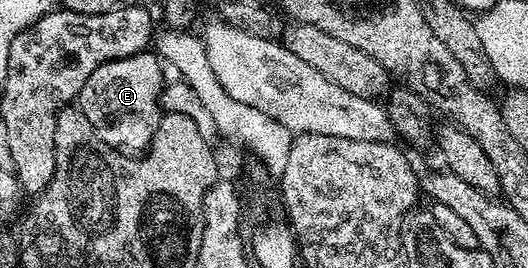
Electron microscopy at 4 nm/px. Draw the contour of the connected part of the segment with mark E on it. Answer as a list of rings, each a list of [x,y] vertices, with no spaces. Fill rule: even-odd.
[[[146,50],[99,66],[99,70],[95,70],[95,74],[91,74],[87,82],[83,82],[83,90],[79,90],[75,104],[80,108],[83,118],[87,118],[91,126],[95,126],[95,134],[99,134],[99,138],[103,138],[107,146],[125,156],[140,157],[148,152],[149,143],[155,138],[155,130],[163,115],[161,83],[164,82],[165,76],[161,73],[161,68],[163,69],[163,61],[156,51]]]

